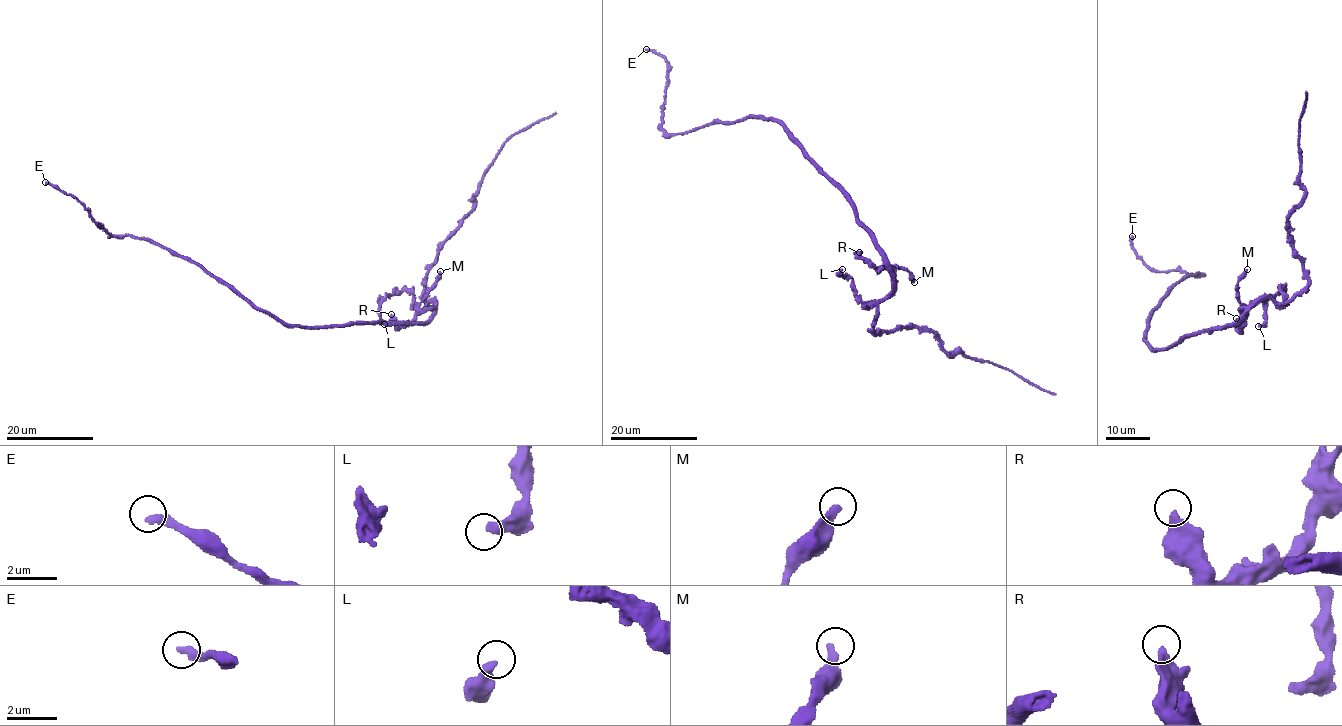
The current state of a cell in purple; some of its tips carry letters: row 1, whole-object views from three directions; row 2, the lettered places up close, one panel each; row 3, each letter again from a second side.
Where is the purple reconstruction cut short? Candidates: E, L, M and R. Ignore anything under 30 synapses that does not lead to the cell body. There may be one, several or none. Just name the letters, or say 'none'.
none

